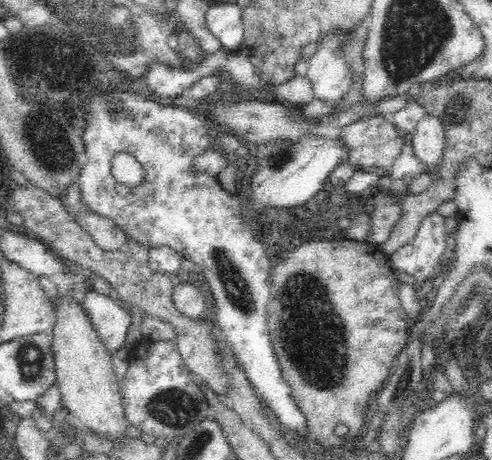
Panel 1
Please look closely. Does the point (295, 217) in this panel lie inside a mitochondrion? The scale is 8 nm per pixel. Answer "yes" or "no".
no

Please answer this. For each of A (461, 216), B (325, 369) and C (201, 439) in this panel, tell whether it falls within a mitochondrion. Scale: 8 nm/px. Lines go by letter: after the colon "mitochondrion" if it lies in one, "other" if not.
A: other
B: mitochondrion
C: mitochondrion

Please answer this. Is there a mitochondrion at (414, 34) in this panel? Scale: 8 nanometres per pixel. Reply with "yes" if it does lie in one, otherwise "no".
yes

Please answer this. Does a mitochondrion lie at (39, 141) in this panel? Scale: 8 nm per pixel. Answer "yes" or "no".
yes

